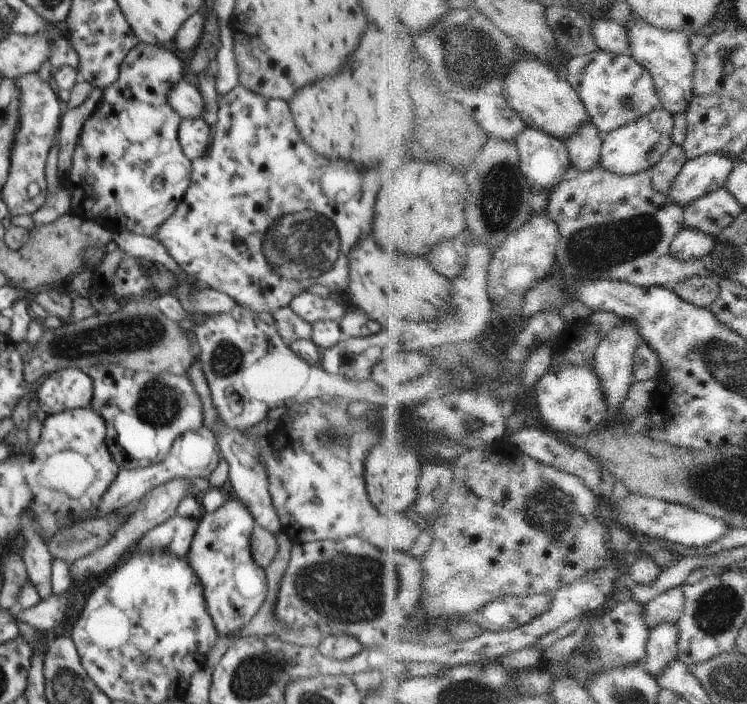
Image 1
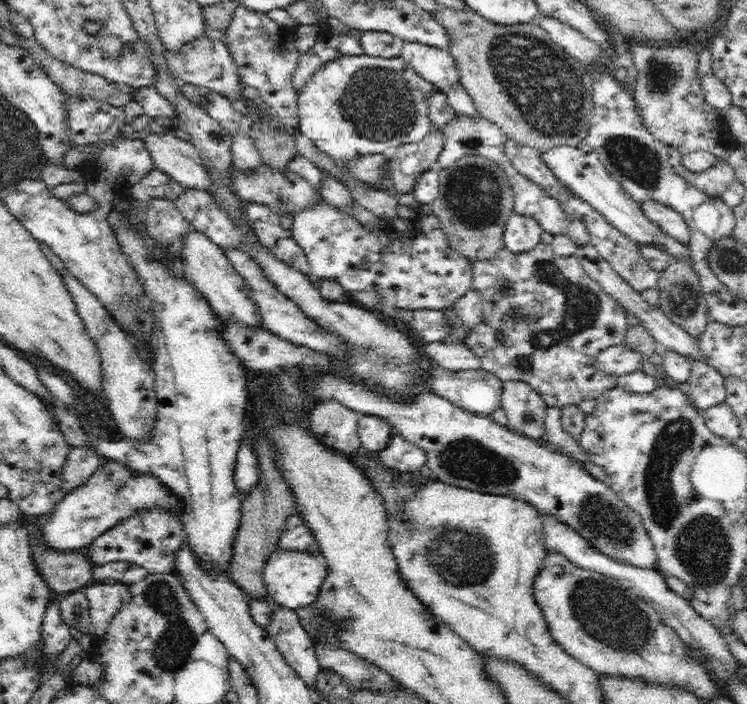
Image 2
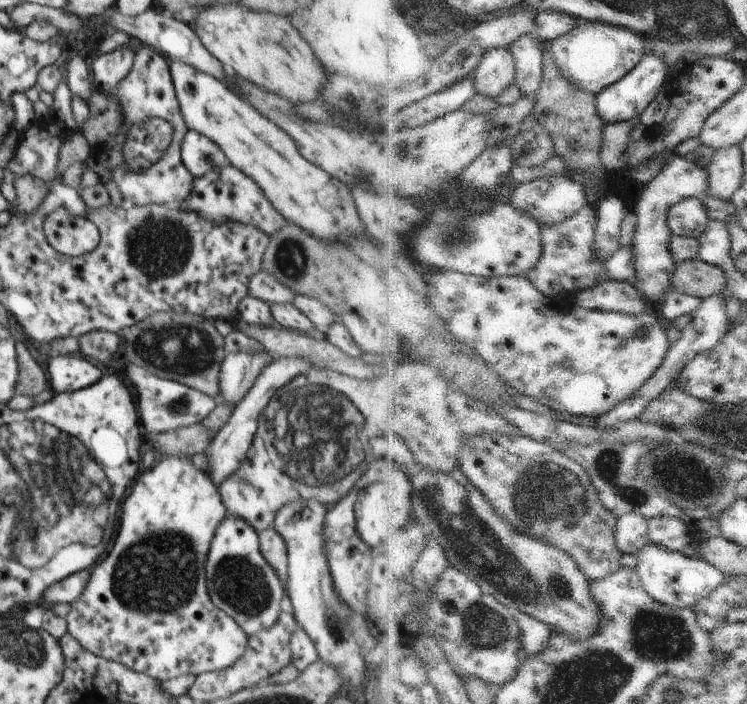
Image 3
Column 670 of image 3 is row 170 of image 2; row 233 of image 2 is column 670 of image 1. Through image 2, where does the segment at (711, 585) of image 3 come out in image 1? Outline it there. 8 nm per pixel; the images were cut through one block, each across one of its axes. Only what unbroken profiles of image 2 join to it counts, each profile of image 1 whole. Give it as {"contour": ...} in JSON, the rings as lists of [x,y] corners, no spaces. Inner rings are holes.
{"contour":[[[662,622],[658,630],[651,632],[649,658],[644,662],[654,678],[666,674],[666,670],[679,659],[680,627],[674,622]]]}

